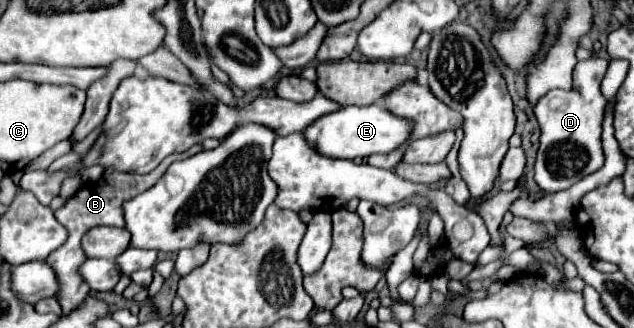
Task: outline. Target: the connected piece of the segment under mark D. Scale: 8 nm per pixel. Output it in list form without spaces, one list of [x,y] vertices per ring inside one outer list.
[[[601,57],[579,61],[573,73],[573,89],[549,91],[539,99],[539,105],[535,105],[535,115],[541,127],[541,145],[535,159],[535,181],[547,193],[563,191],[603,167],[605,155],[601,149],[601,121],[607,99],[601,93],[601,81],[607,65],[609,61]]]

